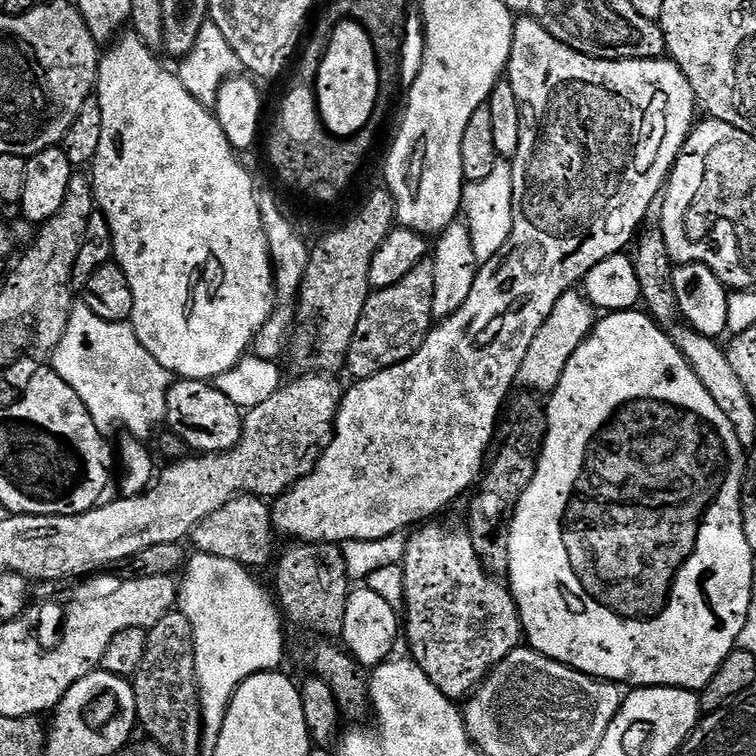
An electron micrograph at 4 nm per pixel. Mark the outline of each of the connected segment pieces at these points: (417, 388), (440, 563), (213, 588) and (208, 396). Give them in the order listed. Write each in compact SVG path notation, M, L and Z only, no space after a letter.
M520 16L512 25L512 45L506 69L506 81L514 90L521 114L518 150L516 156L510 160L514 182L510 238L504 243L502 250L494 254L494 258L483 261L479 265L474 278L474 290L470 290L470 298L466 298L466 306L462 306L462 310L458 310L453 316L439 321L414 355L406 358L406 362L398 366L382 370L365 380L356 380L353 388L349 387L345 391L344 399L341 400L340 409L336 415L335 429L328 443L324 445L312 473L271 501L272 527L279 535L281 532L284 536L290 536L291 541L343 546L347 540L377 540L394 536L439 517L436 515L447 504L454 503L464 491L467 493L473 487L485 467L486 457L489 455L488 443L496 432L496 419L500 416L500 407L503 406L512 384L514 388L517 383L522 358L526 358L526 350L530 350L530 342L534 342L538 330L542 330L542 322L550 318L550 310L554 310L554 302L558 302L562 294L573 291L588 275L588 272L594 270L594 266L598 266L598 262L611 256L621 255L625 251L624 247L628 243L628 247L633 243L634 237L645 223L646 210L649 209L650 202L654 200L654 194L666 187L668 175L672 173L672 167L676 164L676 159L680 157L684 143L688 141L694 121L697 119L698 105L694 90L686 74L682 74L682 70L671 58L599 60L558 42L558 38L550 35L537 20L533 20L530 16Z
M428 522L408 536L404 550L404 607L402 616L408 619L408 648L411 659L453 702L463 701L480 687L492 667L502 662L513 650L521 647L520 615L512 597L512 589L503 579L491 576L484 569L484 561L474 554L463 527L447 528L440 522Z
M193 551L191 555L187 557L186 567L183 569L182 577L178 584L178 608L179 611L184 613L186 618L190 618L190 626L194 630L194 654L196 655L196 686L200 690L200 707L204 713L204 738L202 741L202 748L205 753L212 753L216 748L218 742L218 734L222 734L222 722L226 718L228 713L228 707L230 702L234 698L236 688L242 682L246 682L246 678L250 678L254 674L259 672L274 672L281 667L280 664L284 660L284 628L282 623L282 613L274 603L274 596L271 591L268 592L255 580L253 573L244 565L238 562L230 562L230 558L222 558L221 556L215 556L214 554L206 554L205 552Z
M173 379L166 398L166 416L167 427L172 427L173 434L185 440L196 454L229 452L242 438L242 409L207 380Z

